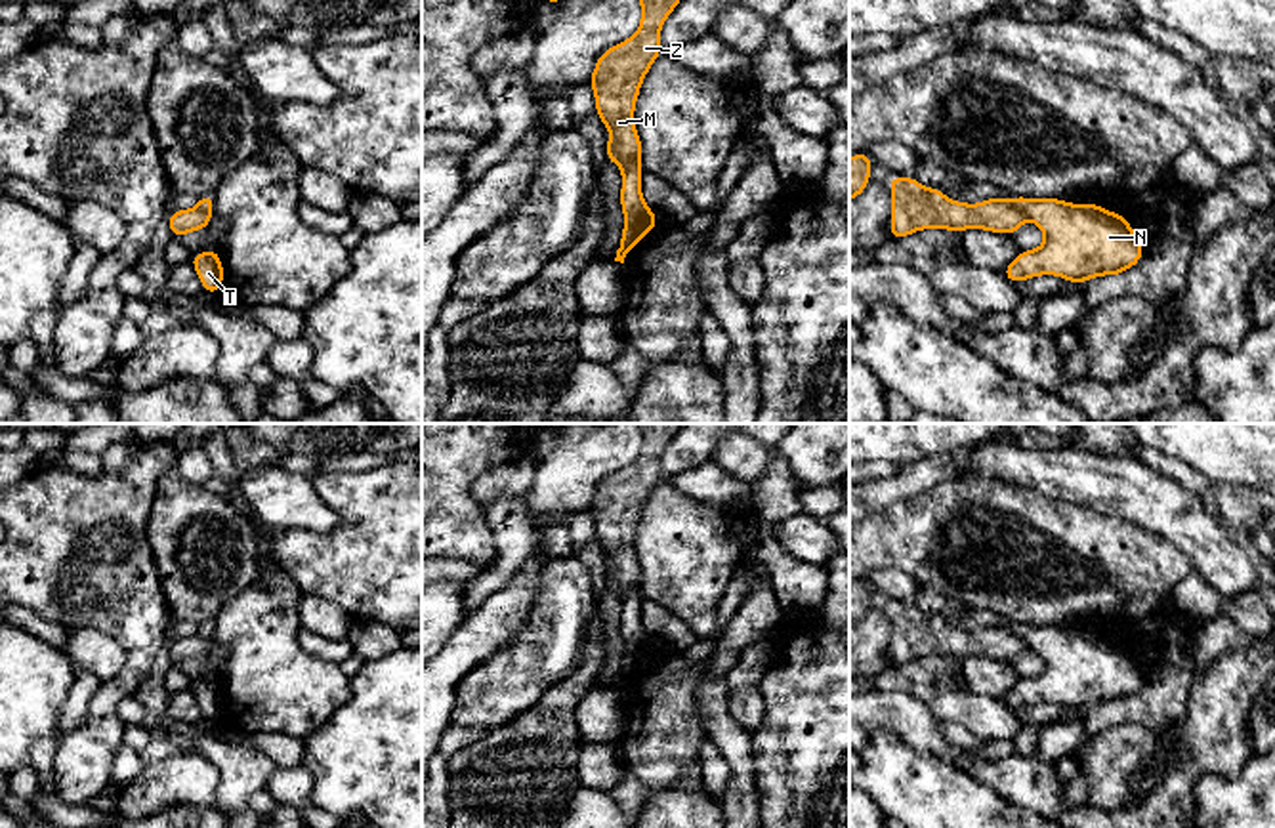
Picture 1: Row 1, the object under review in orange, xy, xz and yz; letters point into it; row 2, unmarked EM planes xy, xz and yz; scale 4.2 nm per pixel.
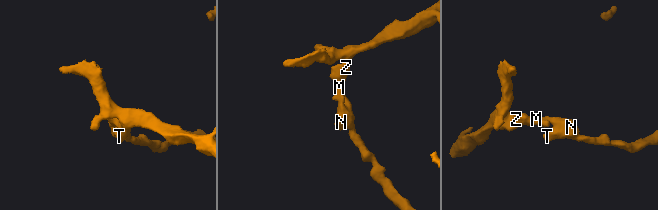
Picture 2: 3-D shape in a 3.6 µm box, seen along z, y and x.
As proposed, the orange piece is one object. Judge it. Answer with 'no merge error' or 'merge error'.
merge error

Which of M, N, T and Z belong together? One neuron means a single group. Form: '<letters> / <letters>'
M Z / N T

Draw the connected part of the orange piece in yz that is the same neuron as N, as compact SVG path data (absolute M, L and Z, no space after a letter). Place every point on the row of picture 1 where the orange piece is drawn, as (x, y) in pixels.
M1025 197L1012 200L1042 229L1046 240L1036 250L1017 252L1004 269L1010 282L1057 275L1078 284L1094 277L1120 275L1143 256L1143 246L1126 217L1094 202L1069 204Z

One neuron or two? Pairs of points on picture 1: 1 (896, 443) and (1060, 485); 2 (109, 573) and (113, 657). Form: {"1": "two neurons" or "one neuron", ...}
{"1": "two neurons", "2": "two neurons"}

